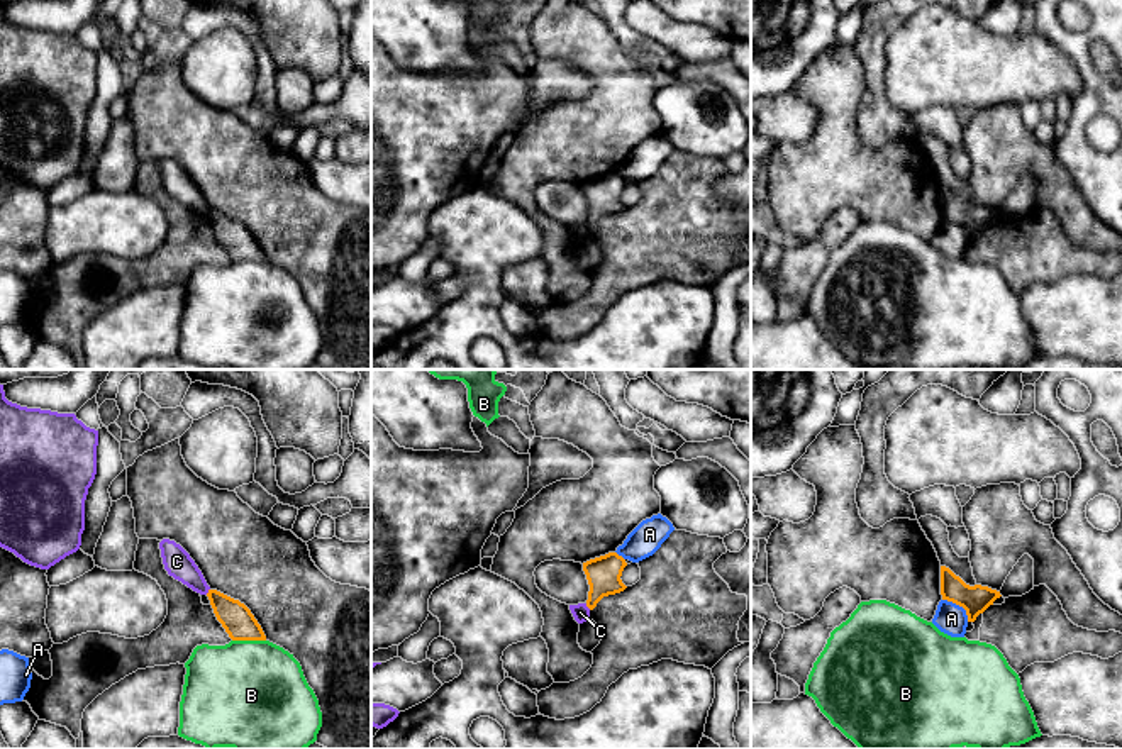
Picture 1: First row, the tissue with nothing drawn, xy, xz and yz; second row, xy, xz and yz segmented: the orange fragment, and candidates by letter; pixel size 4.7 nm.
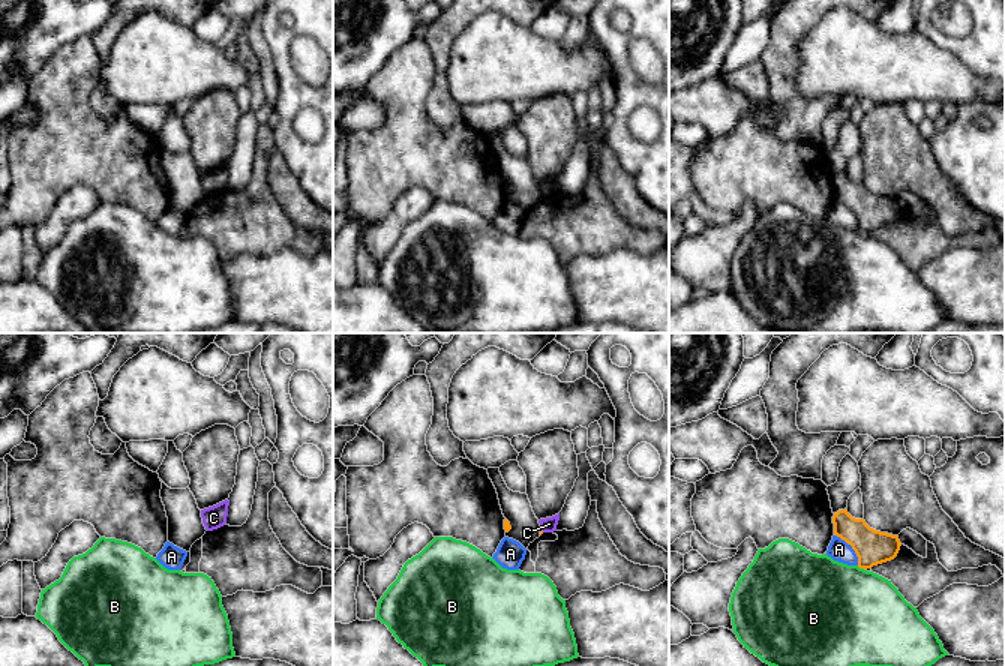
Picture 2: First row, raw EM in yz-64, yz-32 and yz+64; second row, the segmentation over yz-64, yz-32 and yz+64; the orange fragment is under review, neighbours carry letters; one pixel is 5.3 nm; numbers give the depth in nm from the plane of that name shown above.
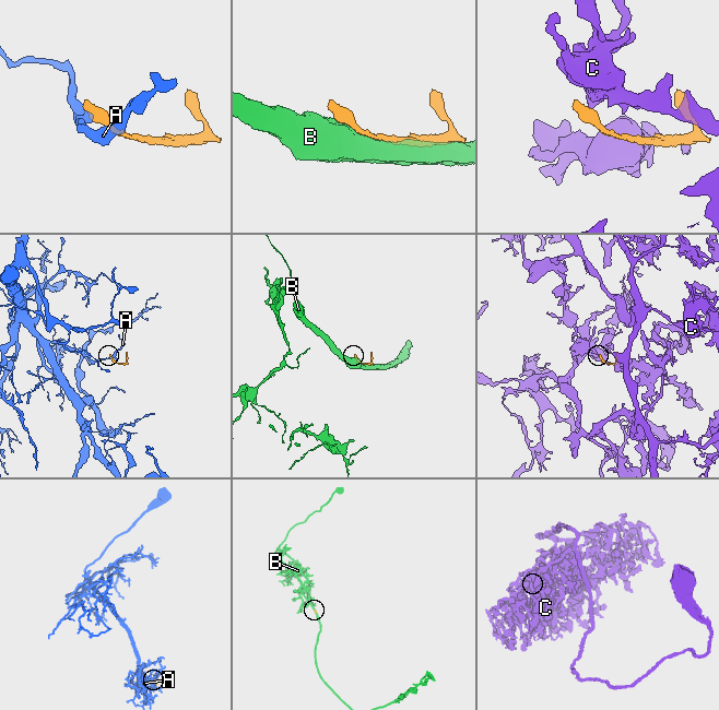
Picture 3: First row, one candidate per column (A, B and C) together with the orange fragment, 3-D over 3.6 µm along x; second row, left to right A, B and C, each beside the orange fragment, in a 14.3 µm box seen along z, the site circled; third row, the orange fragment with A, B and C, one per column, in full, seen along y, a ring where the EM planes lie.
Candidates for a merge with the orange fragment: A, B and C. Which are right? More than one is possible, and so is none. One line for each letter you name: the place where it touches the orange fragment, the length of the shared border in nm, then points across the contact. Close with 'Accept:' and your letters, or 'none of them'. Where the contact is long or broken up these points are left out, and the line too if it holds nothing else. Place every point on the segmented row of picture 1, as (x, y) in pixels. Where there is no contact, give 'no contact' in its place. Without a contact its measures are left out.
Accept: none of them

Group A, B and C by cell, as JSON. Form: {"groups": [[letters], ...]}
{"groups": [["A"], ["B"], ["C"]]}

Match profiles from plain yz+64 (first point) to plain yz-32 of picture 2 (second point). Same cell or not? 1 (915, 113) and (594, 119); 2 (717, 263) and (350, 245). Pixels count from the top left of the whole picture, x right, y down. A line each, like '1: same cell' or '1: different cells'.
1: different cells
2: different cells

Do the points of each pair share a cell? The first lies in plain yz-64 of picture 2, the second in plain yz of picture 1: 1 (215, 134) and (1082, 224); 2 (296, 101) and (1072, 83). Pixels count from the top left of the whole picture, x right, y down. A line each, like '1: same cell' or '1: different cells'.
1: same cell
2: different cells

